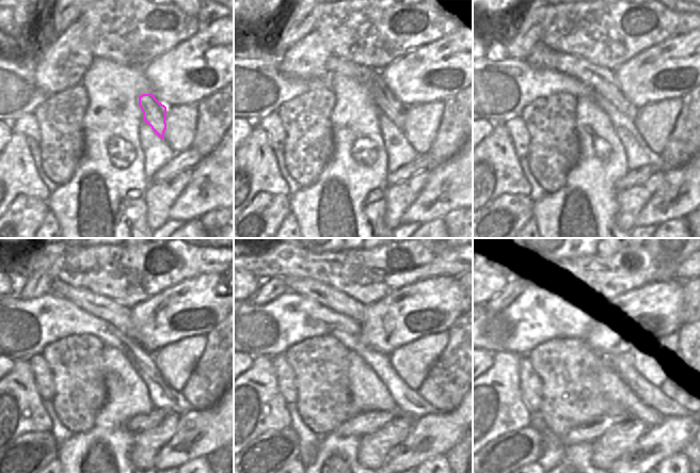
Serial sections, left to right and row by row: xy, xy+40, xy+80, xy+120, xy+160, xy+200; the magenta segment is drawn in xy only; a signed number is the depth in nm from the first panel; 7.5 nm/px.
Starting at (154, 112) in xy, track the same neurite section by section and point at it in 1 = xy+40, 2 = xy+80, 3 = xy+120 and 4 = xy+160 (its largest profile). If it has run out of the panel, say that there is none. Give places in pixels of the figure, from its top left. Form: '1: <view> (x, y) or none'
1: xy+40 (370, 79)
2: xy+80 (603, 80)
3: xy+120 (118, 315)
4: xy+160 (323, 294)

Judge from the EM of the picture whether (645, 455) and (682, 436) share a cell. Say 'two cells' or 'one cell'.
one cell

